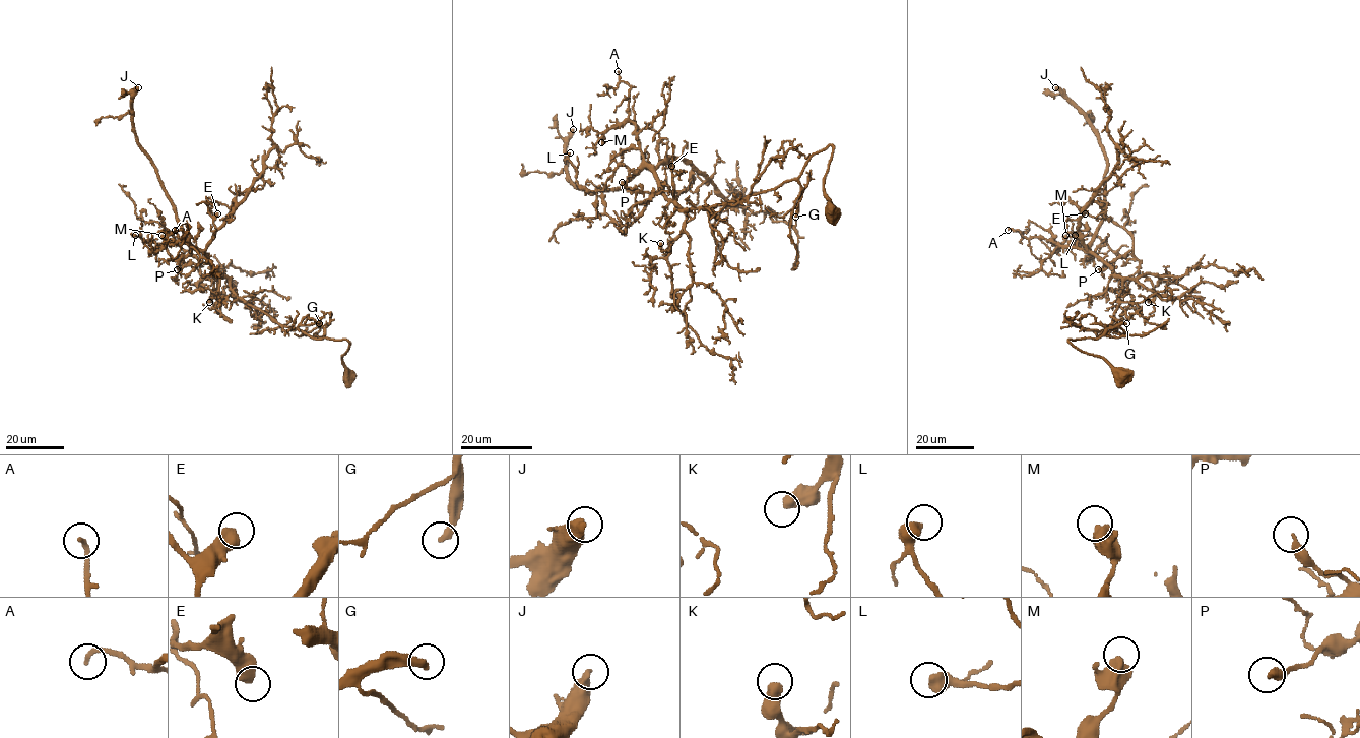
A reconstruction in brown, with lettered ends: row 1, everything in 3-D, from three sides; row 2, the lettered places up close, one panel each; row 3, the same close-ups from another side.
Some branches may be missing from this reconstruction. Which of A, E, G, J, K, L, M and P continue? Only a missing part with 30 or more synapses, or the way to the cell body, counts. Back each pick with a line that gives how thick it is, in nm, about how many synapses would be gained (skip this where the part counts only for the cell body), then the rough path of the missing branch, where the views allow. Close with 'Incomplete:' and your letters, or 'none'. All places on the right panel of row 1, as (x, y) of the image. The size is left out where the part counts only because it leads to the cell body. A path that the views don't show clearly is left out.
J: 440 nm thick; about 250 synapses
Incomplete: J

